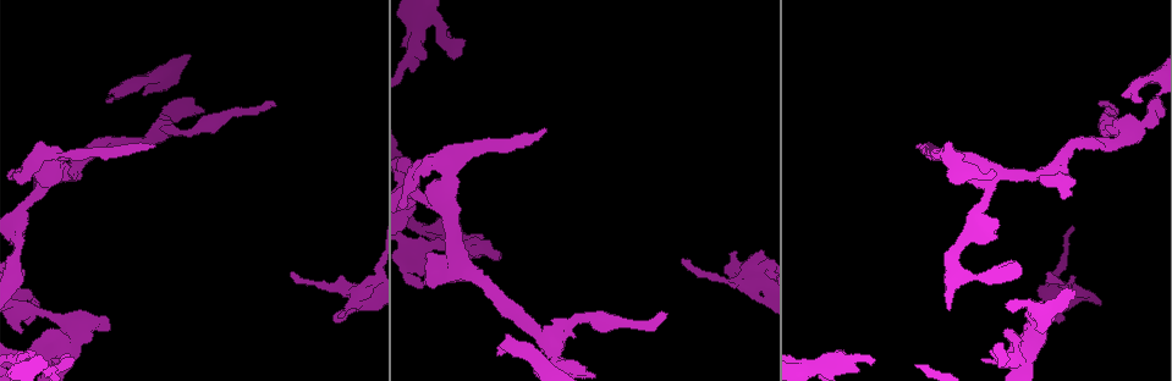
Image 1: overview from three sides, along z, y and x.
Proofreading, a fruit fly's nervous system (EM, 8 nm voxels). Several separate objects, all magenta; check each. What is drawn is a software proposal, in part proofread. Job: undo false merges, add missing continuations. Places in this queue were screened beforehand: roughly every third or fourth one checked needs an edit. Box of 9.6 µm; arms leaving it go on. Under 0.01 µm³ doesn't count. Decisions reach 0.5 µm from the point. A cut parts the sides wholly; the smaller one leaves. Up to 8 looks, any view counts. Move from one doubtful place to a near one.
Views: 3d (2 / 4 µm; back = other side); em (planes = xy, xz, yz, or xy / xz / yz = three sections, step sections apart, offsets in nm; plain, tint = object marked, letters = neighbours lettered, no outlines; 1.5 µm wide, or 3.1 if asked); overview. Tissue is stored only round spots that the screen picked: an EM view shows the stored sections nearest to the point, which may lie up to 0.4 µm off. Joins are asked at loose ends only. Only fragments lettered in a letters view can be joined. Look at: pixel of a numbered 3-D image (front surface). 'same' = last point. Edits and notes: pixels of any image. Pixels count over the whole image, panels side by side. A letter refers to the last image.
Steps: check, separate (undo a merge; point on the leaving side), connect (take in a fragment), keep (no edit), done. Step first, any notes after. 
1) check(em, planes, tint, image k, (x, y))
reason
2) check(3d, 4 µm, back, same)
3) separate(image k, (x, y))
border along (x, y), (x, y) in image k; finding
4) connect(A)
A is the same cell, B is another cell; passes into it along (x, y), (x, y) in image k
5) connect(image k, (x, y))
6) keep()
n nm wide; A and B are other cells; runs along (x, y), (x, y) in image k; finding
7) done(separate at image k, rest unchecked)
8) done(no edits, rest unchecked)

check(em, yz, step 4, letters, image 1, (1100, 101))
free end

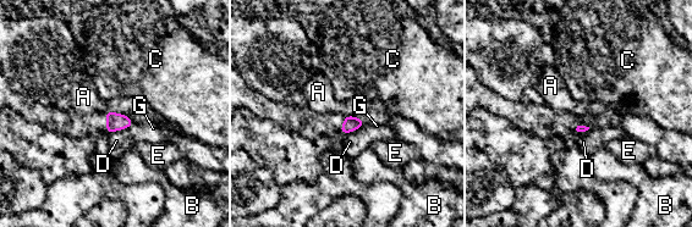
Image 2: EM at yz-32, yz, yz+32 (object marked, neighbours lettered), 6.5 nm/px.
keep()
D touches over 140 nm; A, B, C, D, E and G are other cells; border along (108, 110), (104, 114) in image 2; none of them fits

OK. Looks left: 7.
check(em, planes, letters, image 1, (736, 252))
an open end

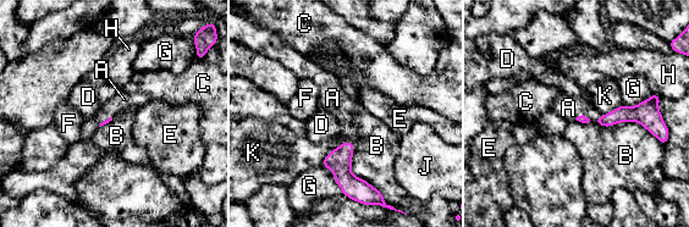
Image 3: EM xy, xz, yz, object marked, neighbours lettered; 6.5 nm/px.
connect(A)
A is the same cell, B, C, D, E, F, G, H, J and K are other cells; passes into it along (623, 114), (597, 118), (568, 108) in image 3; it goes on there

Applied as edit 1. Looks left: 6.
check(3d, 2 µm, image 1, (54, 360))
an open end

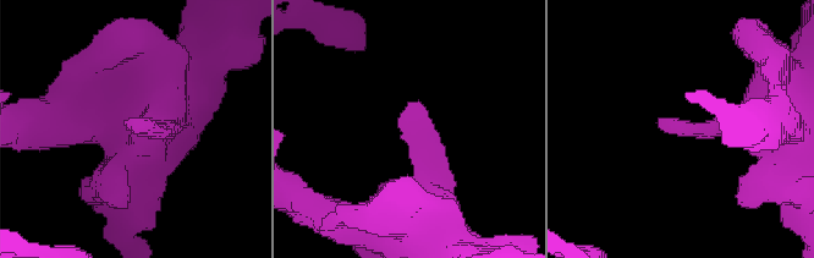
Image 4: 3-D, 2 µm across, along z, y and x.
check(em, 3.1 µm, xz, step 8, letters, image 4, (658, 117))

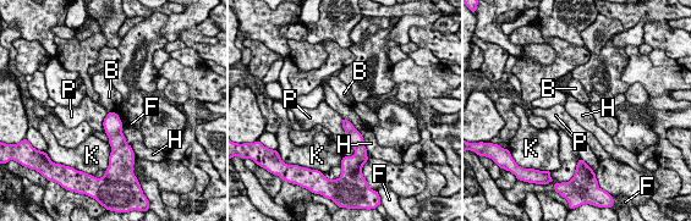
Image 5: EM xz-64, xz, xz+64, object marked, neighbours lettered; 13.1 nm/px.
check(em, 3.1 µm, planes, letters, same)
cut it another way

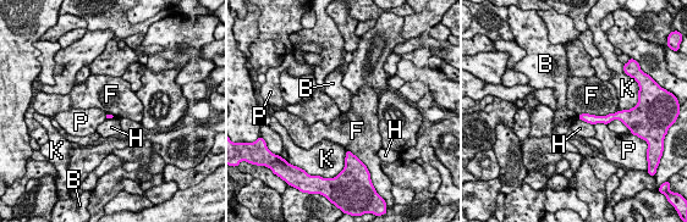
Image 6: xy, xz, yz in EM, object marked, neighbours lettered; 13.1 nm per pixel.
keep()
B, F, H, K and P are other cells; border along (617, 111), (605, 115), (578, 115) in image 6; no lettered fragment goes on from it

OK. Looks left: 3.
done(connect at image 3, rest unchecked)

